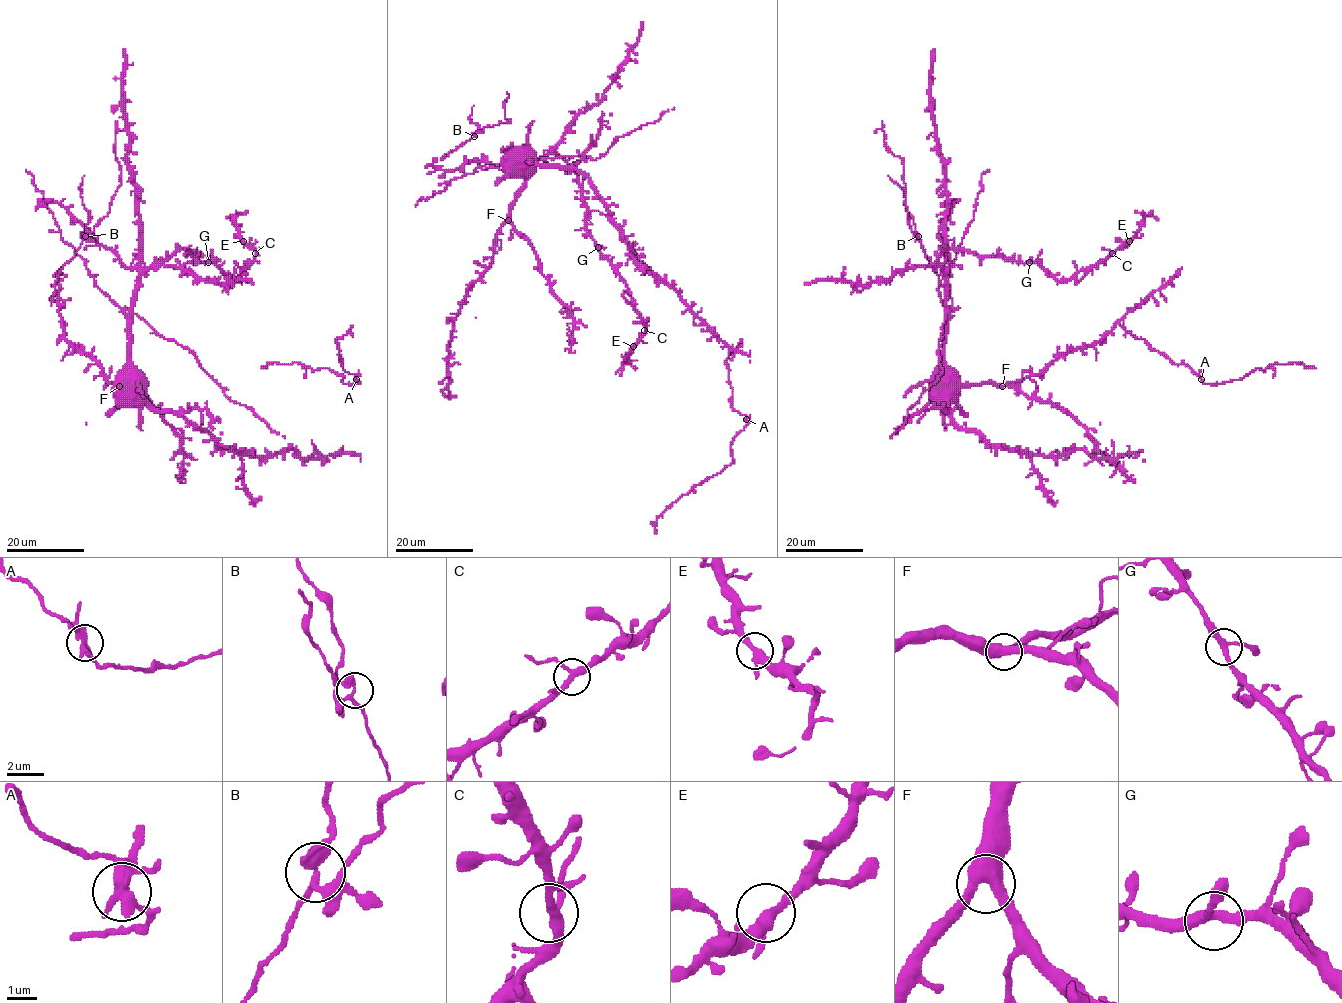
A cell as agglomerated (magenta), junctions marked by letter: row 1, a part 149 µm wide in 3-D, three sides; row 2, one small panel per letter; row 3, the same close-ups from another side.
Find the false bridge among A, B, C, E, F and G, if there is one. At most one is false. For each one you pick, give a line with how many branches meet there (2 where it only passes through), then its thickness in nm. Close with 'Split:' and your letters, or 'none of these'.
A: 3 | 300 nm
Split: A

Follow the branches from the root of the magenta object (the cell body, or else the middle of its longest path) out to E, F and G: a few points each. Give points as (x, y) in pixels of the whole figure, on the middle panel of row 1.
E: (518, 154), (530, 163), (557, 154), (576, 174), (586, 230), (644, 324), (633, 346)
F: (518, 154), (517, 151), (523, 155), (526, 165), (527, 185), (516, 198), (508, 220)
G: (518, 154), (521, 163), (530, 163), (557, 154), (576, 174), (585, 199), (585, 227), (598, 247)

